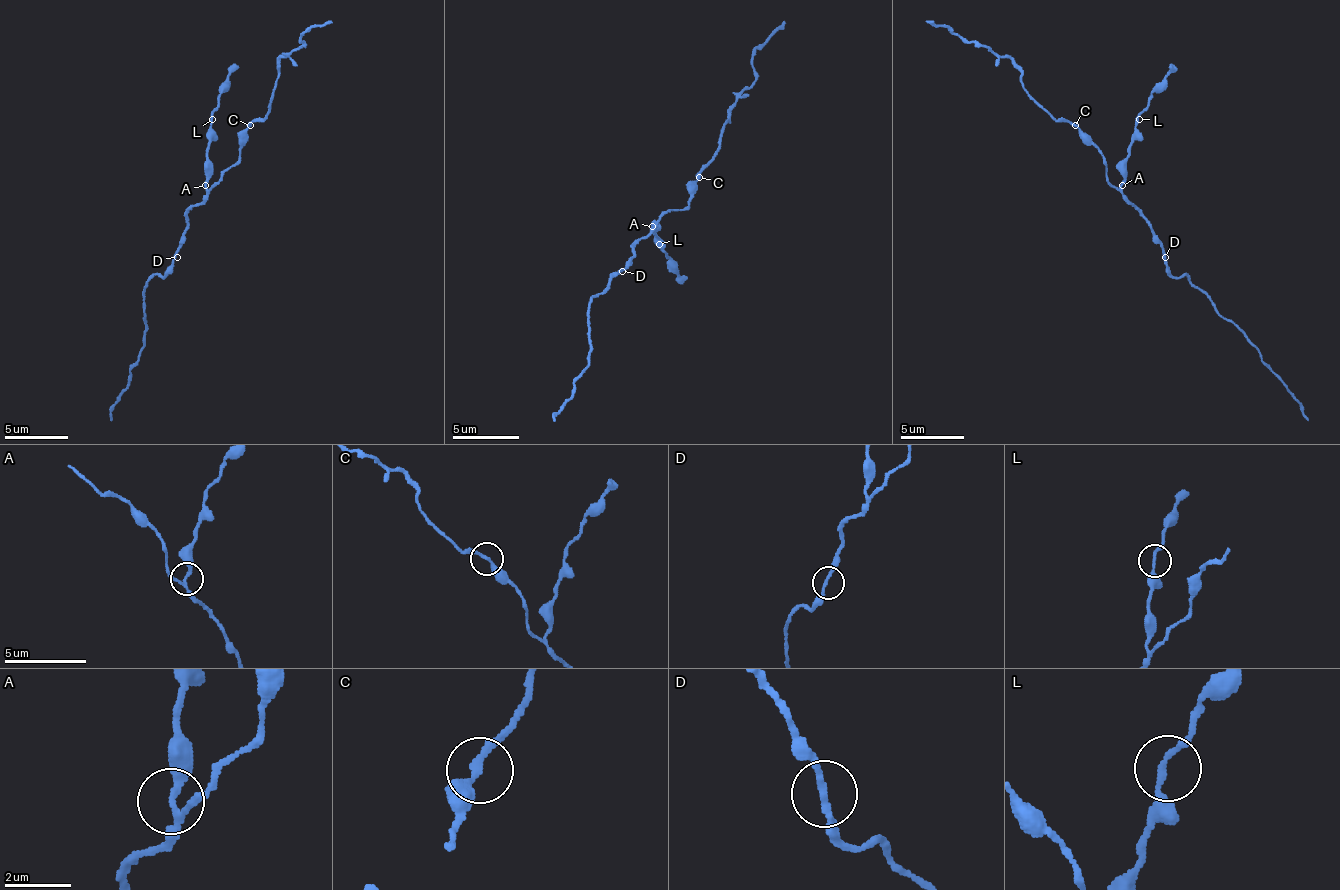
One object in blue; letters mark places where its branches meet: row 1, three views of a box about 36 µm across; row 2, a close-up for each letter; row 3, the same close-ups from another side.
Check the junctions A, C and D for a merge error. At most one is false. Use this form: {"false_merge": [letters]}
{"false_merge": ["A"]}

